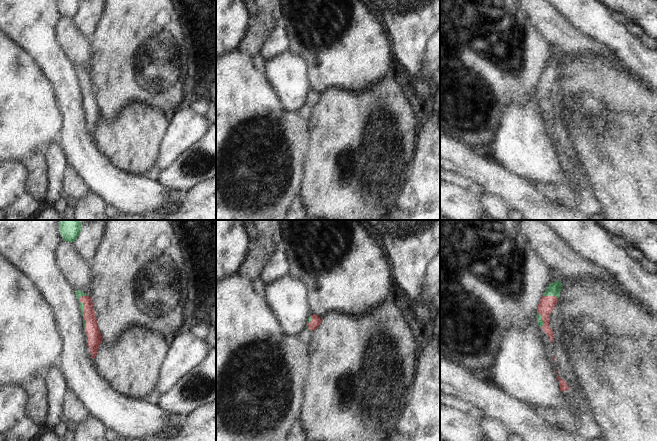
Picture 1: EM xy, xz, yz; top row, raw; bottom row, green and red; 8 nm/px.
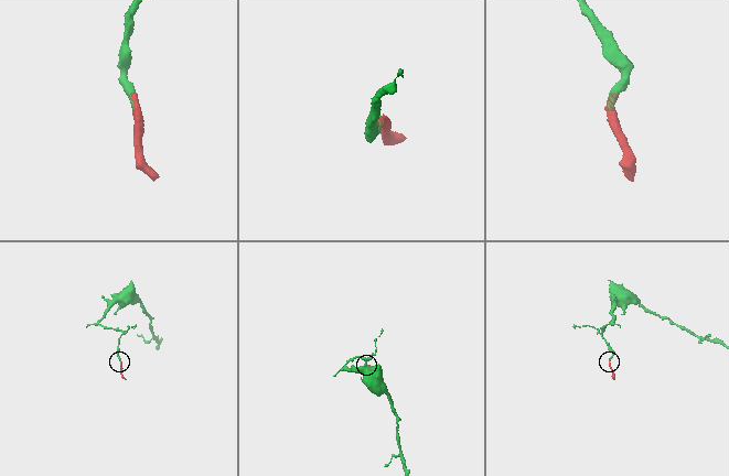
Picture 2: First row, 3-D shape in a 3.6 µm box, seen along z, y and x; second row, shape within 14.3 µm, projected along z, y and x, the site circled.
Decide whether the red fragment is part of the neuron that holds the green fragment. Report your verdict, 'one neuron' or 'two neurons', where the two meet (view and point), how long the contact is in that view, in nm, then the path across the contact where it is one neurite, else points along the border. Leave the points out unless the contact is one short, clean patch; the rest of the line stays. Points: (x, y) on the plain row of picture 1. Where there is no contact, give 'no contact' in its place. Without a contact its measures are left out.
one neuron | yz (541, 95) | 150 nm | across yz (539, 94), (541, 95), (547, 79)

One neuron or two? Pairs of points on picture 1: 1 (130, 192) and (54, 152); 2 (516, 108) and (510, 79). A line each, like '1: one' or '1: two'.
1: two
2: two

